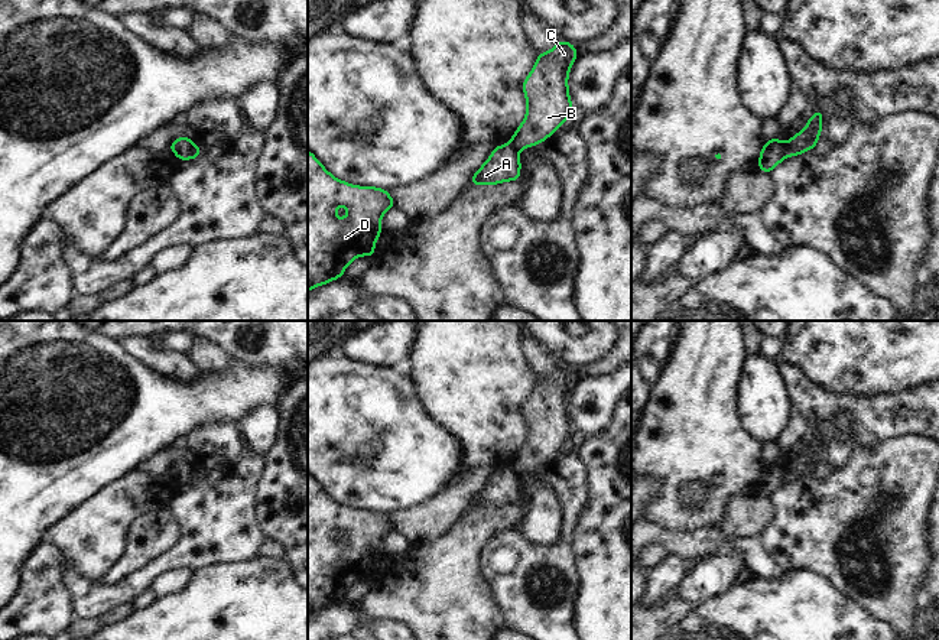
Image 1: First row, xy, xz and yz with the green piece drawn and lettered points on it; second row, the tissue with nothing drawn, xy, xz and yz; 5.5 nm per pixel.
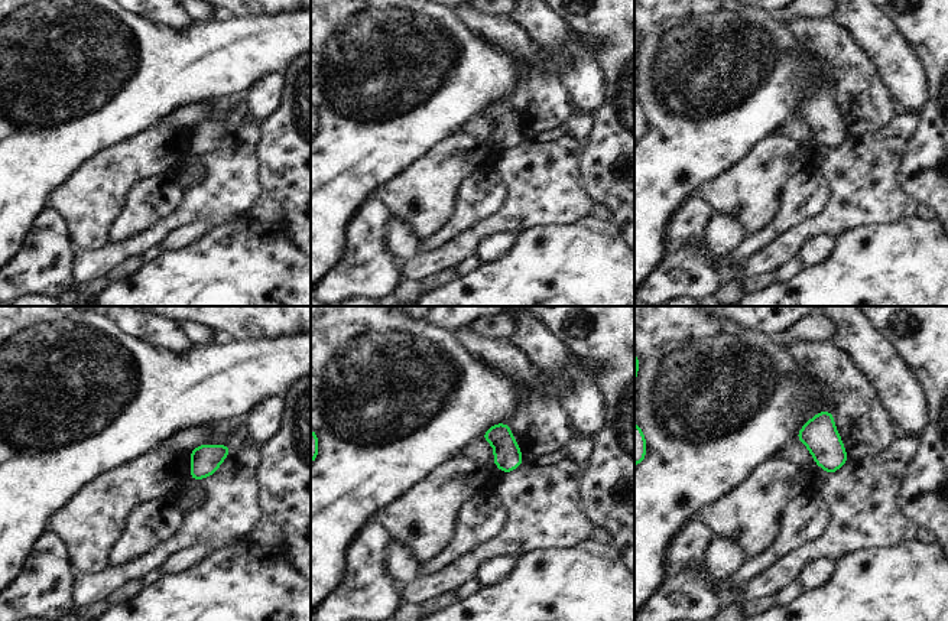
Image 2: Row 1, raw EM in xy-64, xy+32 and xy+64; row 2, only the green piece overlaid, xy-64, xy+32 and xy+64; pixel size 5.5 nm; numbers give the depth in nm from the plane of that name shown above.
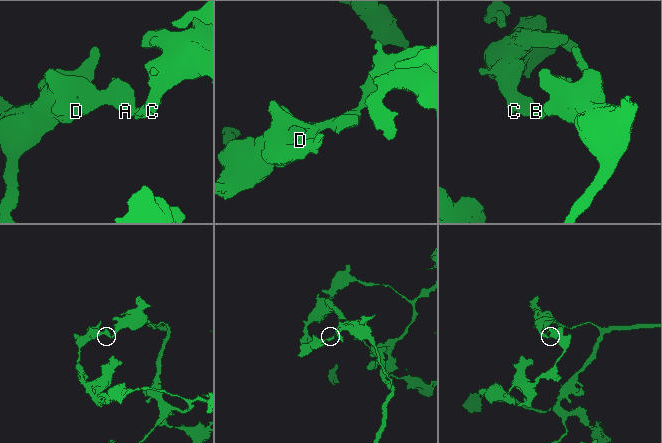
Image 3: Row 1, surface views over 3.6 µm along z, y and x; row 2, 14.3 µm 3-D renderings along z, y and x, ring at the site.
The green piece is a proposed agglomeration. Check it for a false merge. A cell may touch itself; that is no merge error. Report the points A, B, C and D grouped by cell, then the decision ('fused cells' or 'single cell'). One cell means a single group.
groups A D / B C; fused cells

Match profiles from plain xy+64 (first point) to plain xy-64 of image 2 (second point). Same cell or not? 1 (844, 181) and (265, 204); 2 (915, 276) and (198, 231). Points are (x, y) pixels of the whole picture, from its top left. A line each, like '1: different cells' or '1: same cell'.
1: different cells
2: different cells

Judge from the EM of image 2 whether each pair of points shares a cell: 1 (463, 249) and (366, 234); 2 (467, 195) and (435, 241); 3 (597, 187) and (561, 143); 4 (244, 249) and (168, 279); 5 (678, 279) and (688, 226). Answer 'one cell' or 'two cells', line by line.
1: two cells
2: one cell
3: two cells
4: one cell
5: one cell

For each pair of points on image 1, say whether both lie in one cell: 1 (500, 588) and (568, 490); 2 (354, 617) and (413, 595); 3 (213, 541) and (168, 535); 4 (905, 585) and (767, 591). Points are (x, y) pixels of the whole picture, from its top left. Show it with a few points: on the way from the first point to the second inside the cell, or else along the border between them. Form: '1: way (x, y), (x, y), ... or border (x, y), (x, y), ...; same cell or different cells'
1: way (529, 571), (541, 565), (565, 541), (569, 519); same cell
2: border (354, 606), (371, 620), (392, 620), (395, 623); different cells
3: border (168, 507), (178, 526), (178, 539), (153, 558); different cells
4: border (805, 568), (827, 578), (861, 607); different cells

